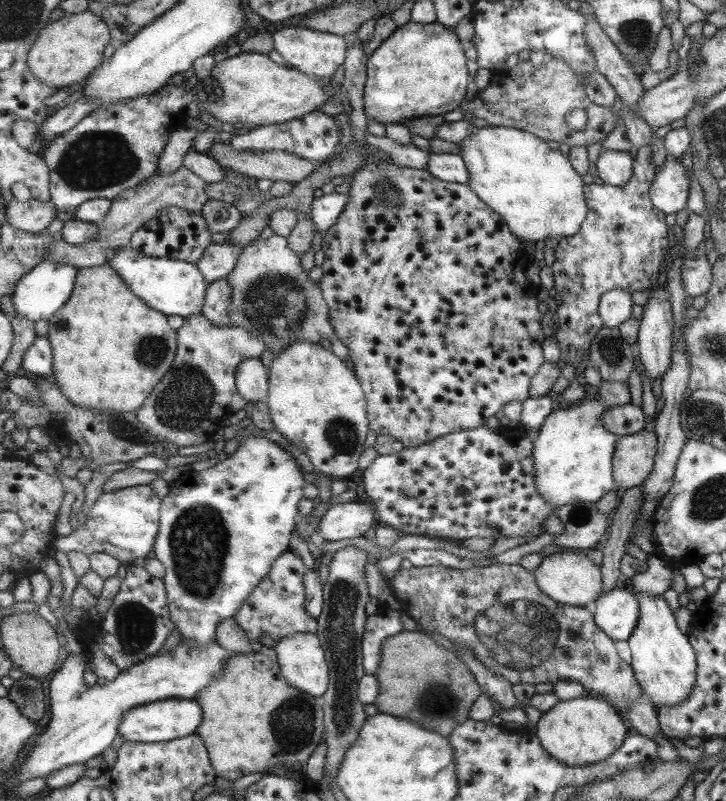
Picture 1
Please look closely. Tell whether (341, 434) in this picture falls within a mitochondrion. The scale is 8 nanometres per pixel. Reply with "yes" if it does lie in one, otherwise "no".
yes

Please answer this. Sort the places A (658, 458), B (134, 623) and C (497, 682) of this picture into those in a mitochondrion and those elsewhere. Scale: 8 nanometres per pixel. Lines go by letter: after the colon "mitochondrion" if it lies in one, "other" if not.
A: other
B: mitochondrion
C: mitochondrion

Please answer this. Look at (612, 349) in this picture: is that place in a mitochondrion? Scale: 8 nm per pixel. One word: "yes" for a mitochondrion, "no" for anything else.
yes

